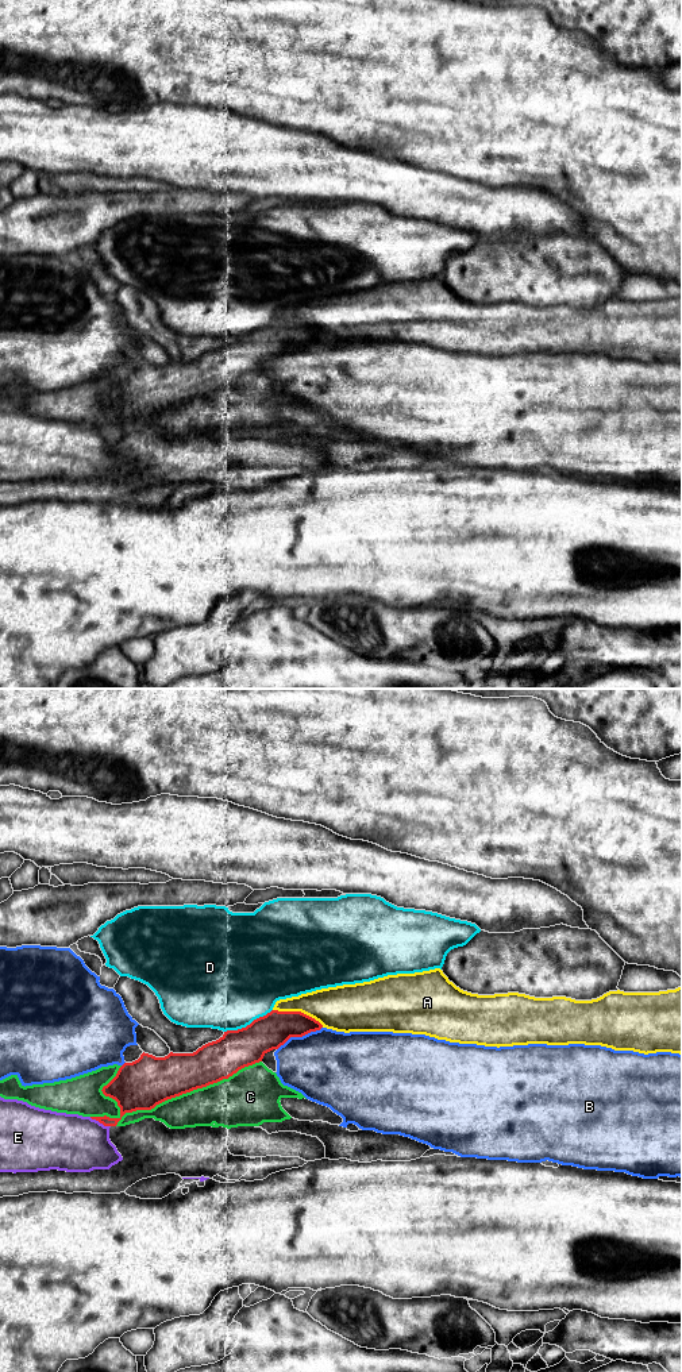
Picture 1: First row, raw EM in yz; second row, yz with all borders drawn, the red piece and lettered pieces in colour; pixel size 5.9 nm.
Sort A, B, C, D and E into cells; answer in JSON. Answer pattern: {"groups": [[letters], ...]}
{"groups": [["A"], ["B"], ["C"], ["D"], ["E"]]}

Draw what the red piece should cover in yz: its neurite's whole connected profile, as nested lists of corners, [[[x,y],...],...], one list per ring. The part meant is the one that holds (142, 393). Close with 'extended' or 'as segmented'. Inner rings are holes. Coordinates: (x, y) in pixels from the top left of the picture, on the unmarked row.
[[[271,319],[266,324],[254,328],[246,336],[224,340],[219,348],[203,354],[193,362],[170,361],[165,366],[155,366],[143,361],[138,369],[124,371],[116,385],[101,398],[105,405],[117,411],[120,425],[109,427],[104,424],[90,427],[104,435],[116,435],[126,421],[151,419],[167,408],[228,388],[239,378],[262,370],[267,361],[278,358],[290,346],[303,346],[321,336],[323,334],[319,329],[301,320]]]; as segmented

